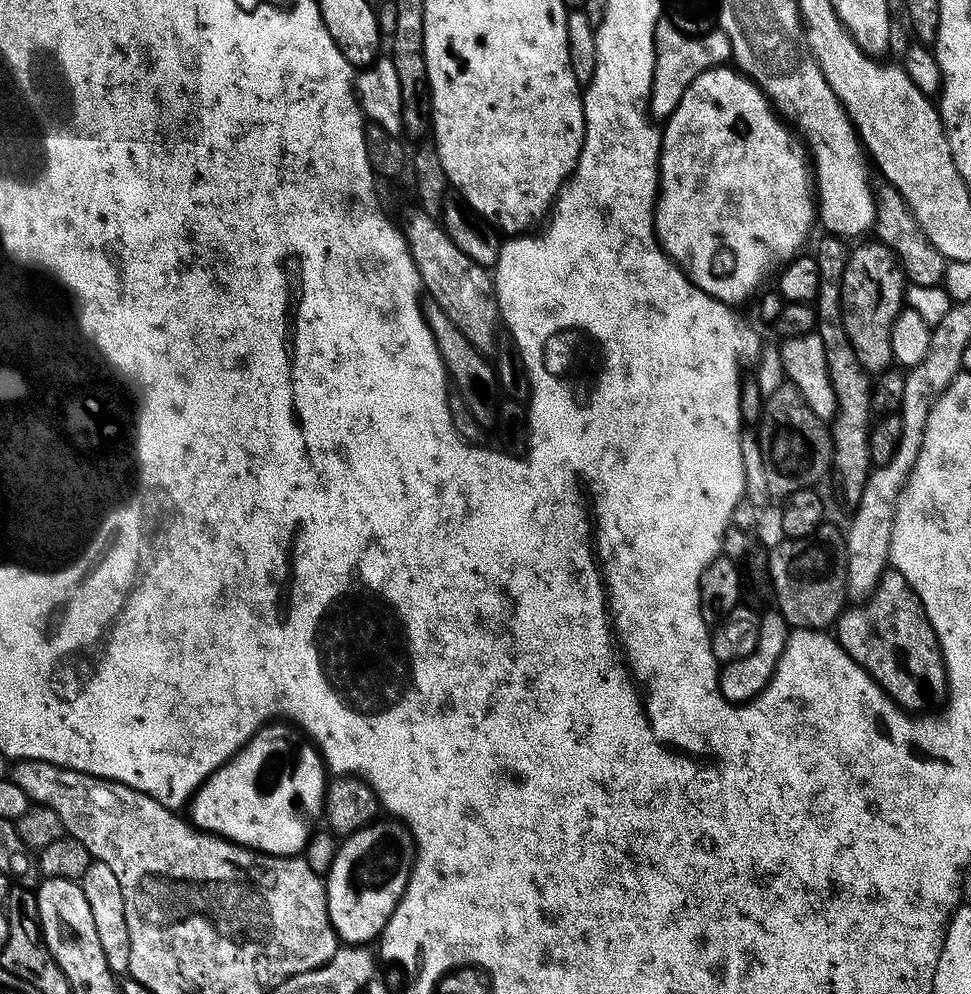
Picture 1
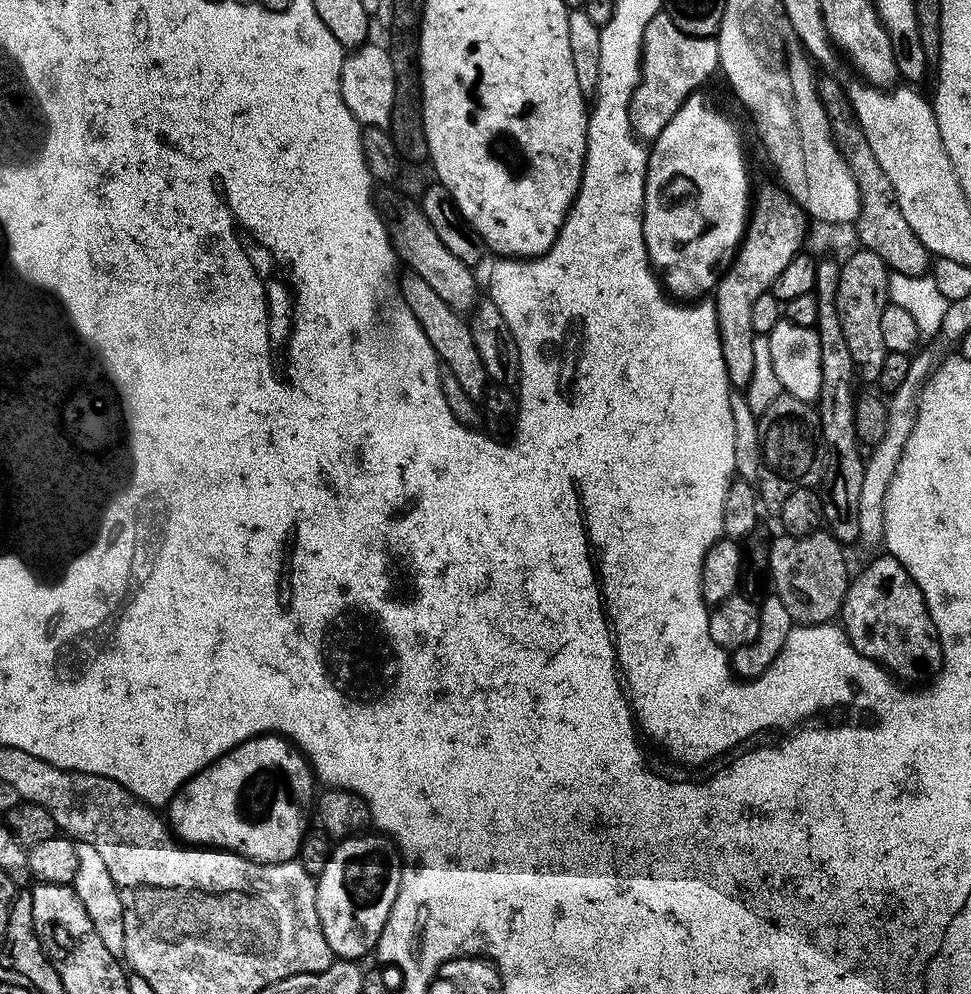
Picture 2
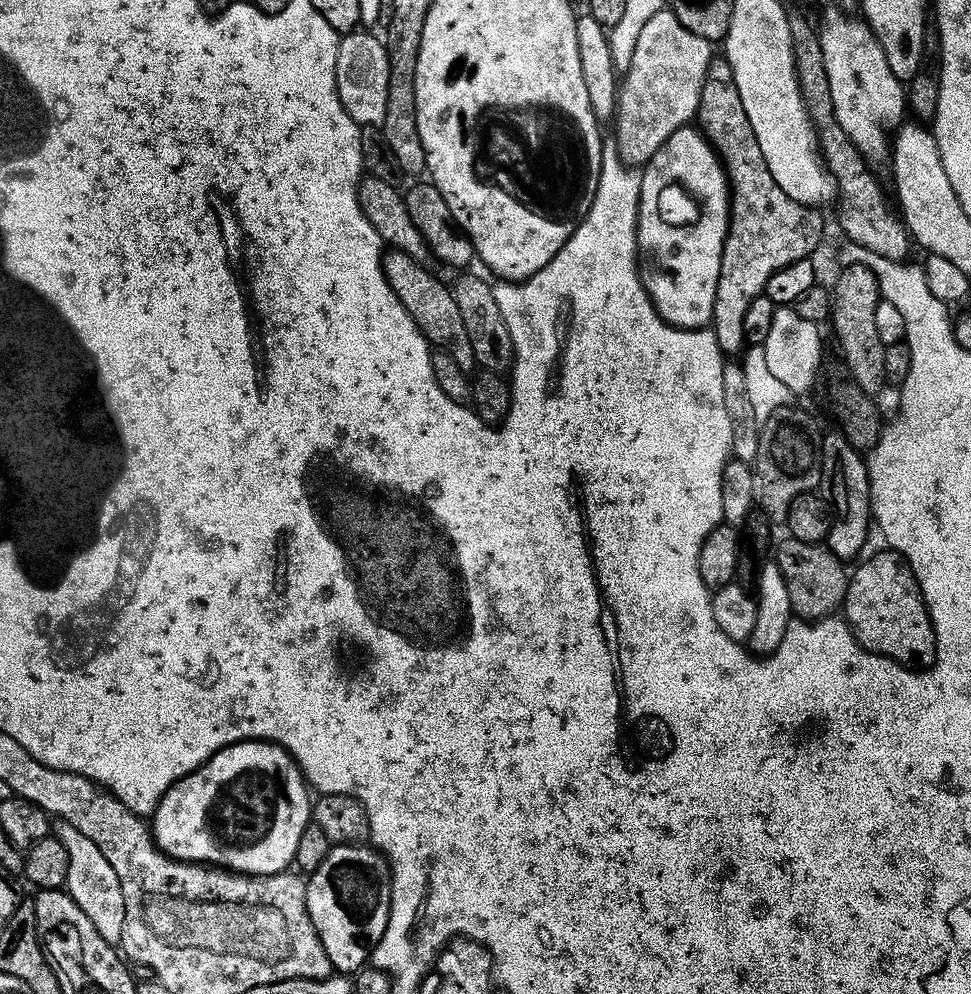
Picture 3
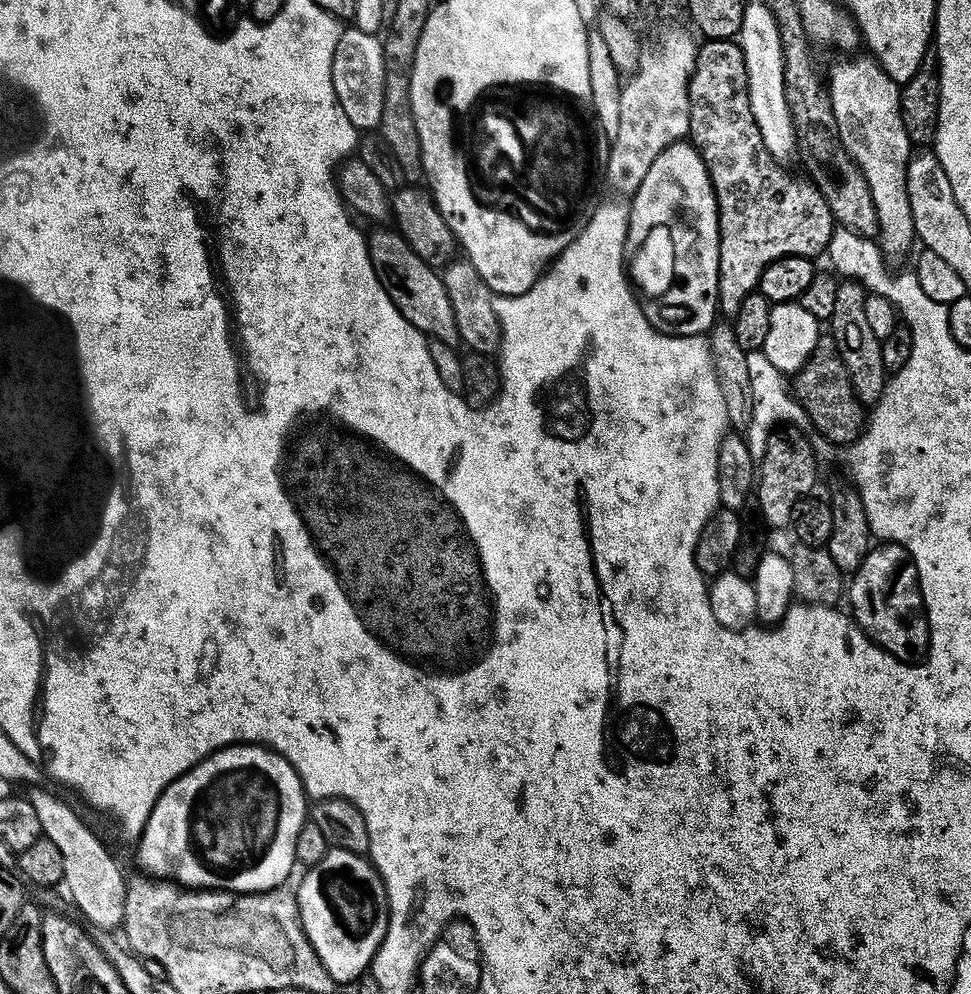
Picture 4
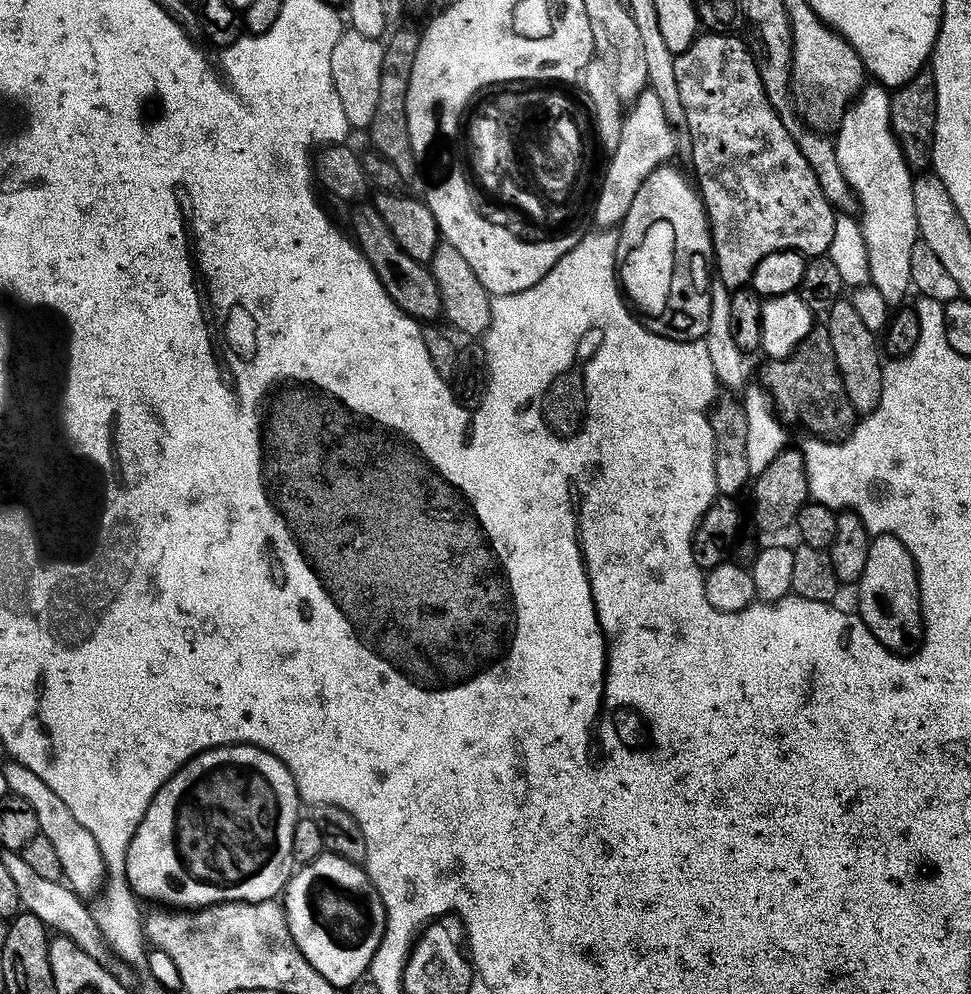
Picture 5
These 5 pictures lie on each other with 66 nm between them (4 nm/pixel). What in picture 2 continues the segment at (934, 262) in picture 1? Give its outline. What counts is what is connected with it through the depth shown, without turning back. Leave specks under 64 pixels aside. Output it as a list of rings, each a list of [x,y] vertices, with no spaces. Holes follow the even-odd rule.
[[[828,76],[819,77],[818,87],[828,121],[832,123],[834,142],[844,155],[845,162],[850,166],[850,174],[854,174],[854,182],[858,182],[860,213],[854,223],[861,249],[878,254],[878,258],[882,258],[882,262],[886,262],[886,266],[892,272],[907,276],[929,275],[934,257],[931,252],[926,250],[926,246],[922,246],[918,234],[914,234],[914,230],[910,230],[906,217],[898,207],[894,186],[890,183],[890,178],[886,178],[886,170],[882,170],[878,158],[874,158],[874,150],[870,150],[870,142],[866,142],[866,134],[860,129],[859,124],[850,122],[850,105],[847,95],[842,88],[840,92],[838,81],[831,80]]]

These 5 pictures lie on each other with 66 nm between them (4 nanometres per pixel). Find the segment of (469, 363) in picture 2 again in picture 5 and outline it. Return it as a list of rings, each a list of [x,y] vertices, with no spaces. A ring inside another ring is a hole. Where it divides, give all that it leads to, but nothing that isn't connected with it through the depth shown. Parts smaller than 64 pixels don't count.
[[[360,202],[355,205],[351,213],[351,227],[356,227],[355,243],[360,252],[370,262],[374,274],[382,282],[388,297],[396,303],[407,316],[425,316],[429,322],[435,321],[436,316],[441,315],[440,295],[438,294],[438,282],[434,282],[431,271],[425,265],[419,264],[402,246],[398,246],[398,238],[390,234],[390,226],[378,214],[375,203]]]

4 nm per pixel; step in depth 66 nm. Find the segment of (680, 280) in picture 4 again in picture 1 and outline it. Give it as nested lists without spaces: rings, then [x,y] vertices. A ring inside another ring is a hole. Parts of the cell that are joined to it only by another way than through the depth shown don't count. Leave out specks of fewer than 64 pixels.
[[[732,66],[711,68],[700,74],[694,82],[690,82],[682,102],[678,102],[678,106],[663,125],[660,137],[660,190],[656,193],[656,237],[660,240],[664,253],[702,291],[709,292],[724,304],[737,306],[736,304],[750,299],[752,295],[752,299],[757,295],[761,287],[759,284],[768,274],[773,275],[783,264],[799,255],[815,222],[814,180],[805,147],[773,108],[765,93],[748,76]]]

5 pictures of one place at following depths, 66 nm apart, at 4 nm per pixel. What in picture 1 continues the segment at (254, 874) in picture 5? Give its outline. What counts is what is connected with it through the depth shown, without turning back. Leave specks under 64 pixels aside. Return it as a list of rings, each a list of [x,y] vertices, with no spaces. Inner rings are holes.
[[[269,722],[246,741],[231,760],[205,778],[190,801],[190,820],[201,832],[222,836],[254,852],[262,852],[266,856],[295,856],[303,853],[309,838],[307,820],[321,819],[325,787],[324,759],[320,757],[320,749],[315,743],[291,723]]]

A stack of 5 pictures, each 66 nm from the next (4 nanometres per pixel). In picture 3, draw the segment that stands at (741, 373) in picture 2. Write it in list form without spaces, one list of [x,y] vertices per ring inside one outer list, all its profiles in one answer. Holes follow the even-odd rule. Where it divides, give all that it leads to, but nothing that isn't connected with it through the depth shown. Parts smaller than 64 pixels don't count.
[[[727,62],[713,63],[708,69],[696,120],[720,157],[730,185],[728,236],[722,250],[710,327],[721,352],[732,358],[745,347],[746,310],[754,298],[764,295],[770,274],[782,270],[782,266],[790,266],[790,262],[809,259],[826,233],[824,220],[815,207],[796,202],[774,182],[774,174],[770,174],[766,158],[762,158],[762,150],[758,150],[758,138],[754,138],[754,130],[750,130],[750,118],[746,118],[746,110],[742,110],[742,98],[738,98],[738,86]]]

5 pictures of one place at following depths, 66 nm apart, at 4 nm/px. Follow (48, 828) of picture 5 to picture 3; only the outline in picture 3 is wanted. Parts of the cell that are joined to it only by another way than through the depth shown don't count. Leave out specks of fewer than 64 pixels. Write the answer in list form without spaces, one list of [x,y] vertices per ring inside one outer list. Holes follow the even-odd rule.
[[[63,822],[55,825],[54,835],[66,846],[66,854],[70,854],[70,870],[66,874],[66,891],[78,902],[82,914],[90,918],[94,930],[106,938],[106,942],[113,946],[119,945],[122,938],[122,925],[126,922],[126,902],[122,902],[122,886],[118,886],[118,874],[114,874],[110,862],[82,830],[74,830],[74,826]]]

